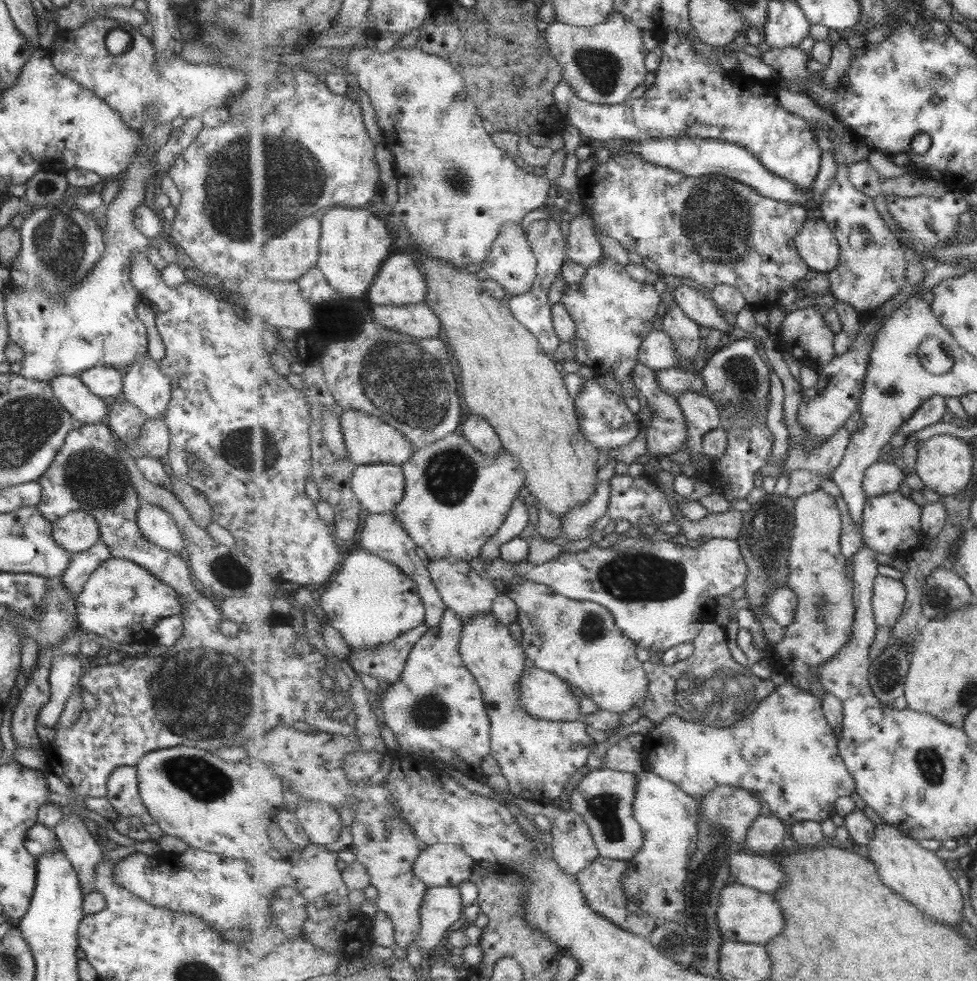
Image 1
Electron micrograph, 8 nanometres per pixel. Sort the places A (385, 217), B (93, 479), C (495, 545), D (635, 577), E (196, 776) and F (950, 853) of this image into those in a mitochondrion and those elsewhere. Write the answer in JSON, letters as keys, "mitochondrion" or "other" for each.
{"A":"other","B":"mitochondrion","C":"other","D":"mitochondrion","E":"mitochondrion","F":"other"}

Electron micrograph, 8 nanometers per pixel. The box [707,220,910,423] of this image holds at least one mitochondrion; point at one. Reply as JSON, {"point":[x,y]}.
{"point":[741,372]}

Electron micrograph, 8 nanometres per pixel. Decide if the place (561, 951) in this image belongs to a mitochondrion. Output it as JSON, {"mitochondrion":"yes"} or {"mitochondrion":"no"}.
{"mitochondrion":"no"}

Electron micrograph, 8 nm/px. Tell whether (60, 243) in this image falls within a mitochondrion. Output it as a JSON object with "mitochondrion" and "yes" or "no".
{"mitochondrion":"yes"}

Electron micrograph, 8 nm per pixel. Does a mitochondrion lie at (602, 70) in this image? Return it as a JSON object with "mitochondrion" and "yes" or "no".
{"mitochondrion":"yes"}

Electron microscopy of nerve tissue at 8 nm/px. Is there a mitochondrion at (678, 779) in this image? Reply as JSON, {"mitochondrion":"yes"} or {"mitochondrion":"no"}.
{"mitochondrion":"no"}

